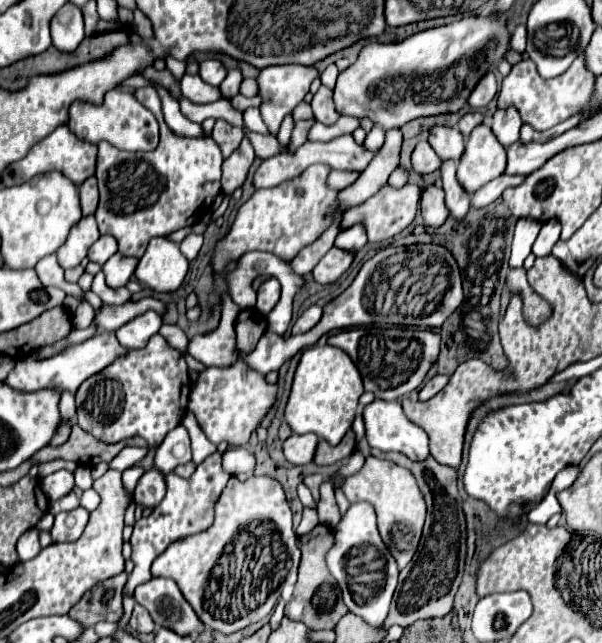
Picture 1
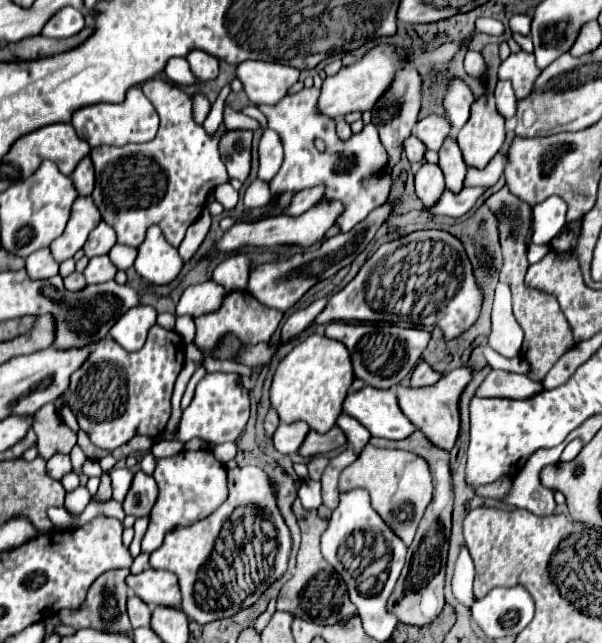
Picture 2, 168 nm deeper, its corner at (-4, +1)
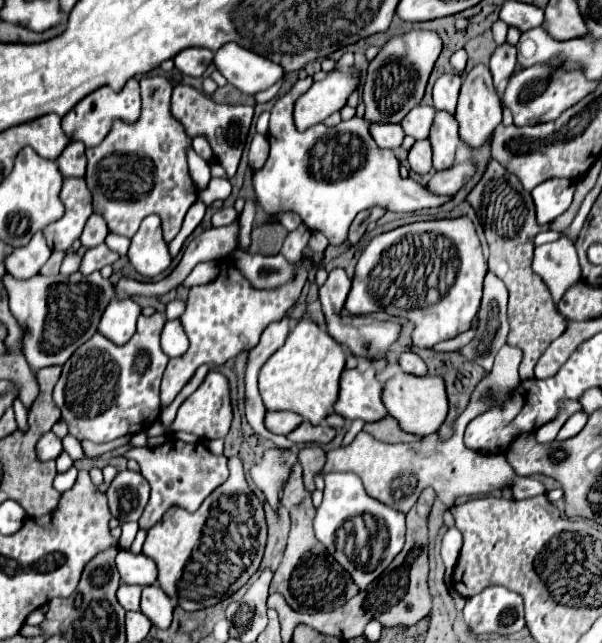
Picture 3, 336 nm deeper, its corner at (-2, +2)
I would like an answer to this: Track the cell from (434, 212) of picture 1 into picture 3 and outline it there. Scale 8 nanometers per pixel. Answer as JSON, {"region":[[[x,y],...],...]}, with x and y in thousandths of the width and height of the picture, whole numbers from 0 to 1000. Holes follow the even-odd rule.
{"region":[[[691,219],[691,226],[681,232],[678,253],[691,272],[708,272],[718,263],[718,229],[714,219]]]}

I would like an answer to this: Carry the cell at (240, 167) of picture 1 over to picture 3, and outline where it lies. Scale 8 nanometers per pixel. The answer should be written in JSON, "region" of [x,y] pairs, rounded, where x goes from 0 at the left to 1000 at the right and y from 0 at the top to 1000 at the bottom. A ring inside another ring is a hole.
{"region":[[[292,132],[289,145],[286,145],[286,179],[306,194],[306,201],[316,213],[342,210],[352,226],[359,250],[375,263],[379,275],[392,272],[422,170],[415,170],[412,163],[362,163],[349,151],[342,151],[336,142],[329,142],[316,132]]]}

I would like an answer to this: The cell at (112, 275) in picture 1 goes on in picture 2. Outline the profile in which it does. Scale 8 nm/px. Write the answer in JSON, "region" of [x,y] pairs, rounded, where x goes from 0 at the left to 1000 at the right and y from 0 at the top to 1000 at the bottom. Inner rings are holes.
{"region":[[[189,379],[186,389],[179,392],[179,398],[183,398],[183,404],[193,411],[196,420],[209,420],[209,417],[216,417],[216,414],[223,411],[223,404],[226,404],[226,389],[223,389],[223,386],[213,386],[213,383],[206,383],[206,379]]]}

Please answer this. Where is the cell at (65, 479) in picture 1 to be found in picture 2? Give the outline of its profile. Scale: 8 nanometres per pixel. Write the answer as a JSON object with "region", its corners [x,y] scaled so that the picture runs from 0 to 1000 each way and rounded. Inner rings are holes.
{"region":[[[90,706],[80,719],[76,719],[76,731],[80,731],[80,737],[86,740],[86,743],[103,743],[106,737],[113,737],[116,731],[120,731],[120,722],[116,722],[116,709],[110,709],[110,706]]]}

